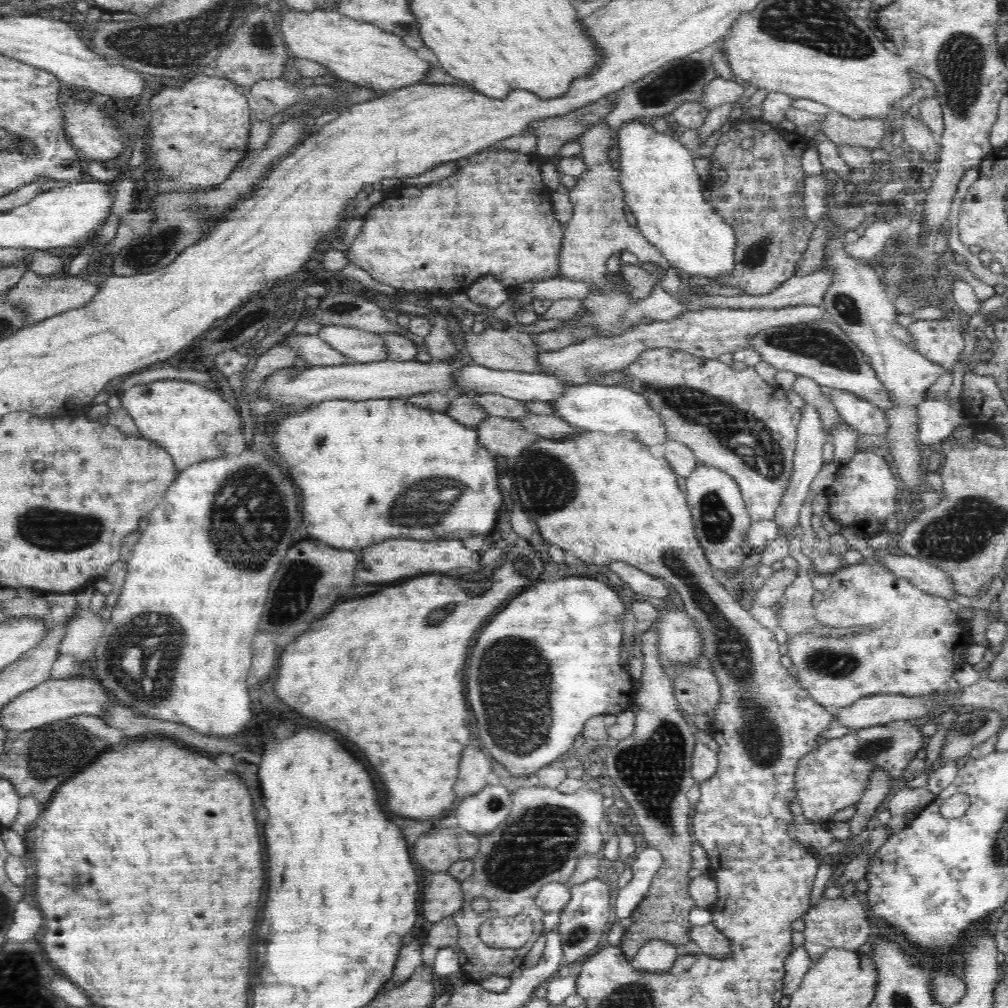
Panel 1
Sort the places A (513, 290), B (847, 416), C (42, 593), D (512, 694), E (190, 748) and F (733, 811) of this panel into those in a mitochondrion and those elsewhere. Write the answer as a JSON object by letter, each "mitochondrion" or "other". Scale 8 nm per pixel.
{"A":"other","B":"other","C":"other","D":"mitochondrion","E":"other","F":"other"}

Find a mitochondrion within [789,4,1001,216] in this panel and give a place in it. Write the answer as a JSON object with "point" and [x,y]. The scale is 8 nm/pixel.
{"point":[960,62]}

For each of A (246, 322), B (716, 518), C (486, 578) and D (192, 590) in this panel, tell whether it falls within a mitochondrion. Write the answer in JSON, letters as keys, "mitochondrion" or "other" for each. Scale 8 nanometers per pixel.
{"A":"mitochondrion","B":"mitochondrion","C":"other","D":"other"}

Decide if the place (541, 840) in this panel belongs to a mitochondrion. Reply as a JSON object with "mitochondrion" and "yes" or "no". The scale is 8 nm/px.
{"mitochondrion":"yes"}

